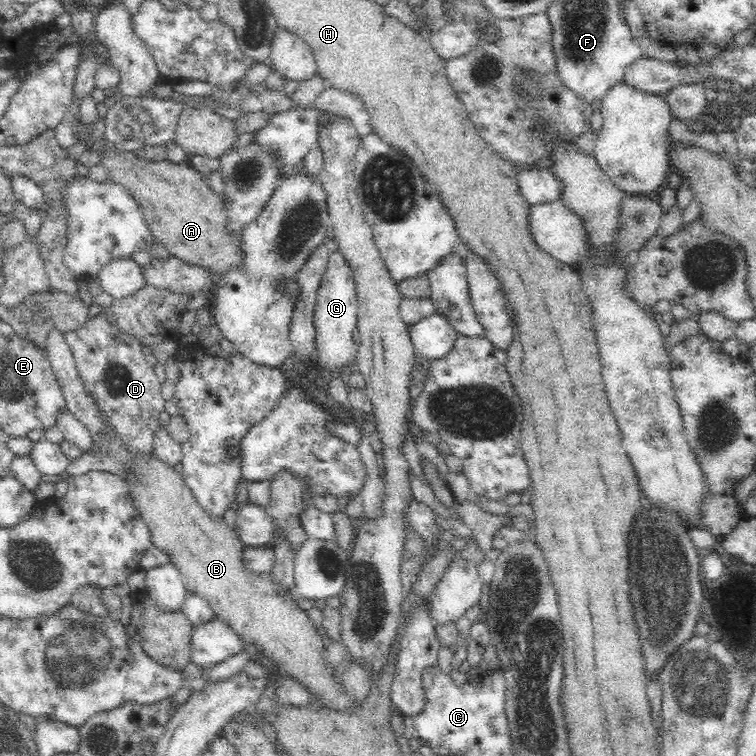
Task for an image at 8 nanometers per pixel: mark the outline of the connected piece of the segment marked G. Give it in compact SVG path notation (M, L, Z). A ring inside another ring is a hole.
M340 249L330 252L328 266L324 272L318 286L316 294L315 314L313 316L316 332L314 341L320 365L326 371L342 372L344 366L356 366L357 344L353 340L354 329L357 328L358 312L357 291L355 279L353 278L353 269L347 262L347 257Z

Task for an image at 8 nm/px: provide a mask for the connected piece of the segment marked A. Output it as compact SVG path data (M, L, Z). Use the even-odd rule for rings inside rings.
M103 147L101 150L104 152L104 158L100 163L106 163L110 167L109 178L120 181L128 189L128 193L132 193L132 197L140 203L150 224L150 231L168 250L170 256L178 257L187 264L198 266L218 276L238 271L245 264L246 252L242 247L243 228L240 231L228 229L228 208L222 195L216 193L214 187L210 187L206 181L206 177L197 172L191 164L186 161L172 163L168 159L158 162L146 161L138 158L134 151L116 152L105 150Z

